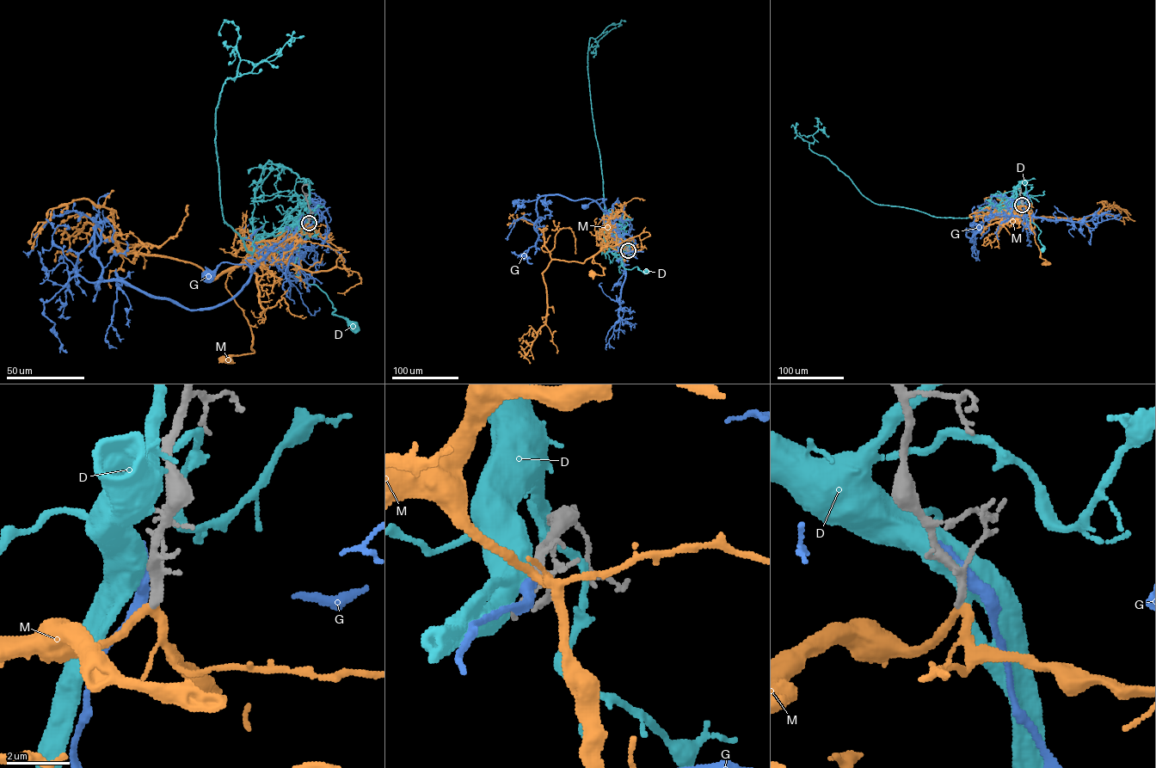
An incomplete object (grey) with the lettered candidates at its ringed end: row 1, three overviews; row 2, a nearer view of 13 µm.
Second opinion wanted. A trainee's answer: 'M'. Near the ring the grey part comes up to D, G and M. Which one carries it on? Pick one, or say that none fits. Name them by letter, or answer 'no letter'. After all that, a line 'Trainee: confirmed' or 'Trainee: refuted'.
no letter
Trainee: refuted

